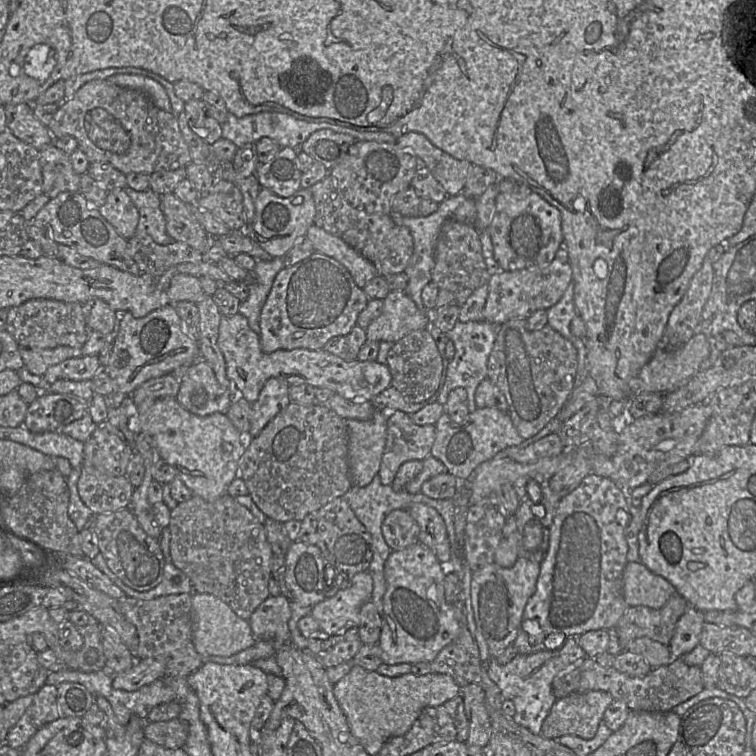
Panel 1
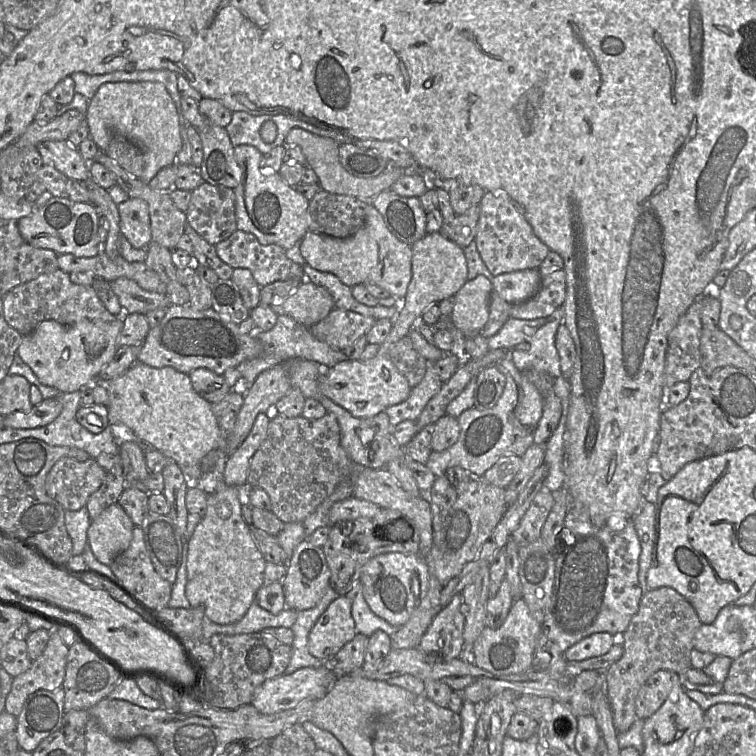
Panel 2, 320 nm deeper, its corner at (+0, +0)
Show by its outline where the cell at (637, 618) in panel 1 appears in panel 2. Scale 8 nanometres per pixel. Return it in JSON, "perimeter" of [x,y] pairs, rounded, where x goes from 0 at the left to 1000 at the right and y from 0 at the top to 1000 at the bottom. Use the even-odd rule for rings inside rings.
{"perimeter":[[[878,775],[851,786],[843,810],[820,843],[824,866],[799,889],[811,958],[817,970],[829,967],[843,951],[843,917],[864,890],[884,886],[901,892],[914,882],[917,845],[927,825],[918,803],[893,779]]]}

